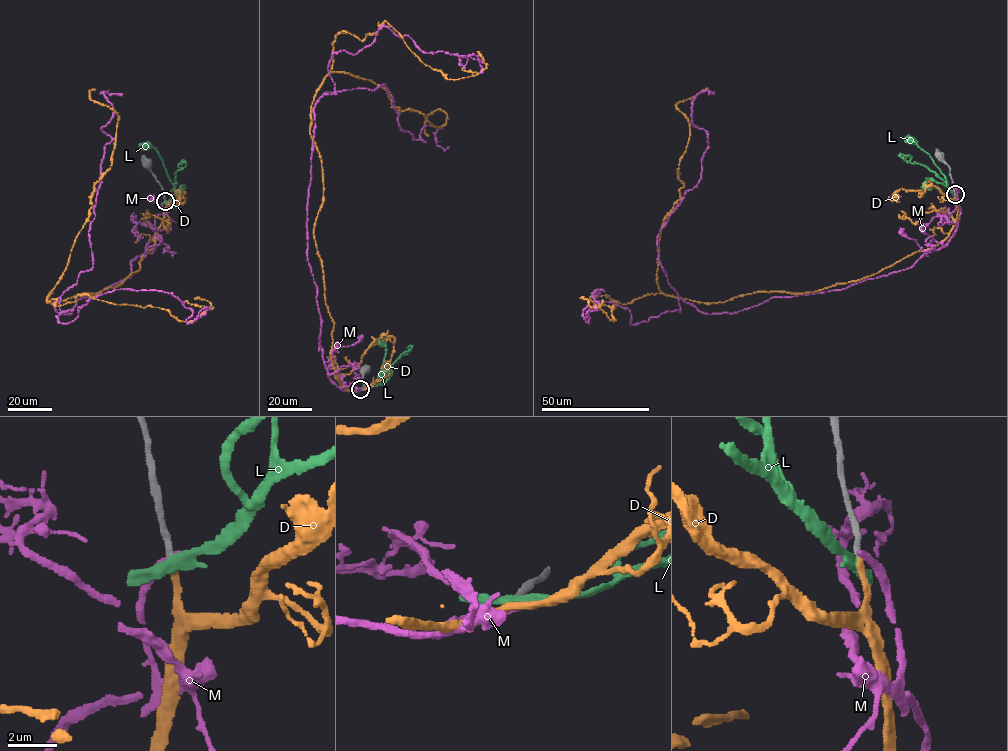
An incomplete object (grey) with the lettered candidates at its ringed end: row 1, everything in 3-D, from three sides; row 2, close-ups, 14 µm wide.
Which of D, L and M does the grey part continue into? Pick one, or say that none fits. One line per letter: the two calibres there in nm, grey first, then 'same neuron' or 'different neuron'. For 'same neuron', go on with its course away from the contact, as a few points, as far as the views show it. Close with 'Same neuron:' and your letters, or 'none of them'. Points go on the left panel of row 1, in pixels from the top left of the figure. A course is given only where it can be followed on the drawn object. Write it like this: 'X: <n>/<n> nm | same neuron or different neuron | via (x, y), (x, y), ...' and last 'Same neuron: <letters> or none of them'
D: 240/260 nm | same neuron | via (165, 201), (139, 269), (93, 296), (46, 301), (87, 294), (183, 322), (212, 308), (194, 298)
L: 240/300 nm | different neuron
M: 240/280 nm | different neuron
Same neuron: D

